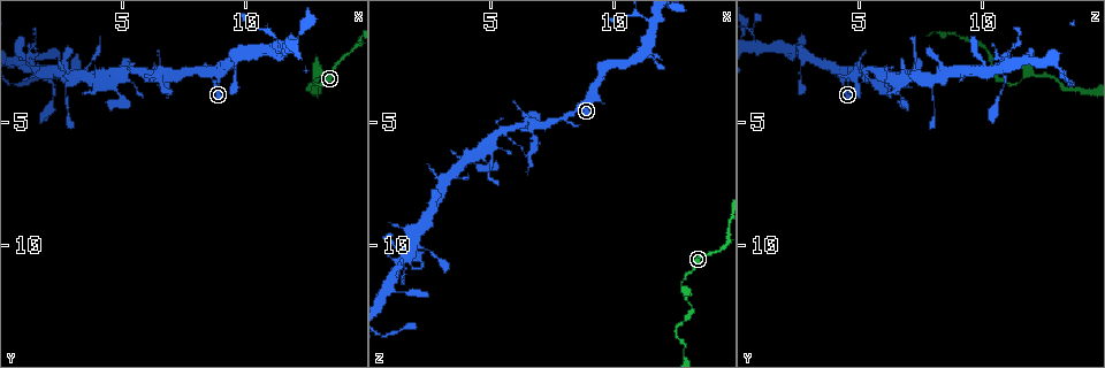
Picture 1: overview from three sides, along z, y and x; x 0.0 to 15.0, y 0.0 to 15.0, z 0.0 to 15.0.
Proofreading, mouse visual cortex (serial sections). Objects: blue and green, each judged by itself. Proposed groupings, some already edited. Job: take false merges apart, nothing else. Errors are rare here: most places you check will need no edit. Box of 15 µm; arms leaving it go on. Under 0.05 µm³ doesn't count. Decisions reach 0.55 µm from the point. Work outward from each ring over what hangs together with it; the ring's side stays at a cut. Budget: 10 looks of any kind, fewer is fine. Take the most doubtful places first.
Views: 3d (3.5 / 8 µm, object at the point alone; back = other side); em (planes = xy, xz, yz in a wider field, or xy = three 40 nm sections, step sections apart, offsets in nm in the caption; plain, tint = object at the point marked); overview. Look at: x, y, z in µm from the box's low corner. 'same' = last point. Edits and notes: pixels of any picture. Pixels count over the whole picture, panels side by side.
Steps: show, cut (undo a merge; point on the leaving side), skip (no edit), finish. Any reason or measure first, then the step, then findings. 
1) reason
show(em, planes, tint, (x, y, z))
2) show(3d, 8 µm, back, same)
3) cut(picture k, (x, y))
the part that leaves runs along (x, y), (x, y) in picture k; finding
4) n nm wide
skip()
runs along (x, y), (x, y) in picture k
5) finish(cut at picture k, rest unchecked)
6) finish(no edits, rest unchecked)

abrupt turn
show(3d, 3.5 µm, (12.9, 3.2, 11.7))

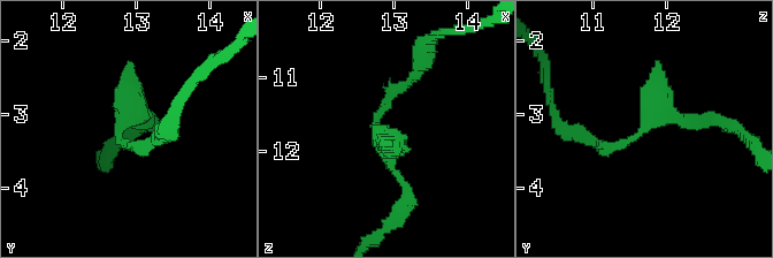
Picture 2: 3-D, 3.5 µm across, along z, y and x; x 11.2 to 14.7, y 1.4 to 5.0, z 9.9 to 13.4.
need the tissue
show(em, xy, step 1, tint, (12.80, 3.30, 11.60))

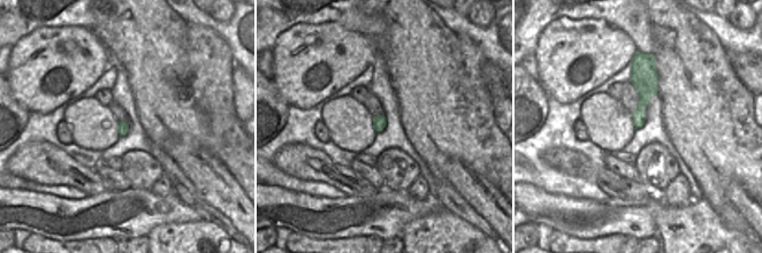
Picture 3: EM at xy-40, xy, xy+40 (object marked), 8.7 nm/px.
120 nm wide
skip()
runs along (420, 67), (379, 114), (403, 184) in picture 2; all the same cell

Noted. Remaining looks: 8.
side arm on a straight run
show(3d, 3.5 µm, (6.7, 3.1, 5.2))

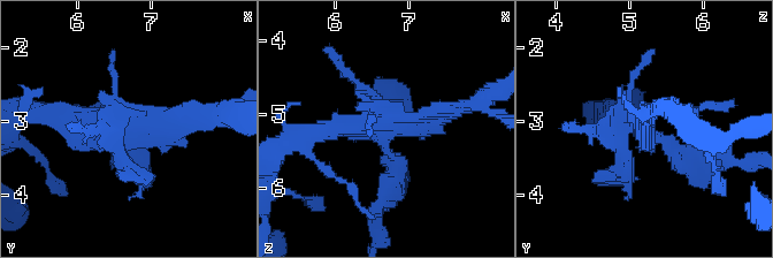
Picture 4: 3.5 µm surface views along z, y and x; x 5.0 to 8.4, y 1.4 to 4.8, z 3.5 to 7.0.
show(em, planes, tint, (6.75, 3.00, 5.15))

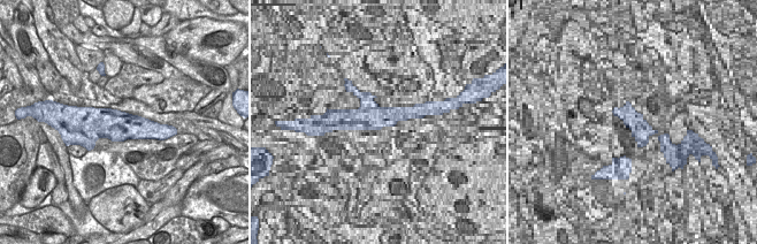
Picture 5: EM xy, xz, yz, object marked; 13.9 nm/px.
420 nm wide
skip()
runs along (464, 106), (315, 133) in picture 4; one cell here

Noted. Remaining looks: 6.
sharp bend
show(3d, 8 µm, (1.4, 2.0, 11.3))

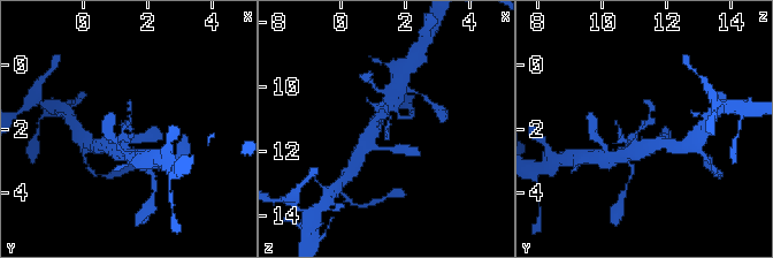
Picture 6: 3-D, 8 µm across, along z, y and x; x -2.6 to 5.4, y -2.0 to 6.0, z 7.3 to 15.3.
shape alone is not enough
show(em, xy, step 1, tint, (1.5, 2.0, 11.2))

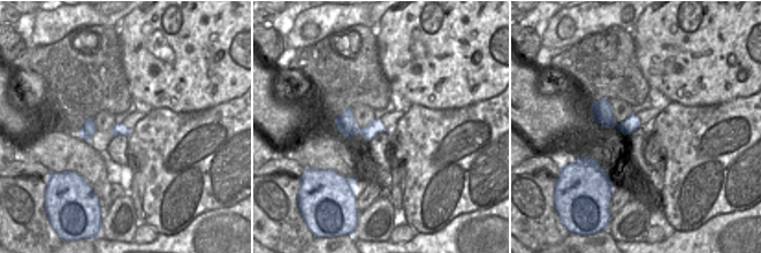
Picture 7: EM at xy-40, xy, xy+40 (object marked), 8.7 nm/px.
130 nm wide
cut(picture 6, (376, 106))
the part that leaves runs along (385, 126), (385, 108), (368, 100) in picture 6; a second cell is stuck on

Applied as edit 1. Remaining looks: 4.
show(overview)

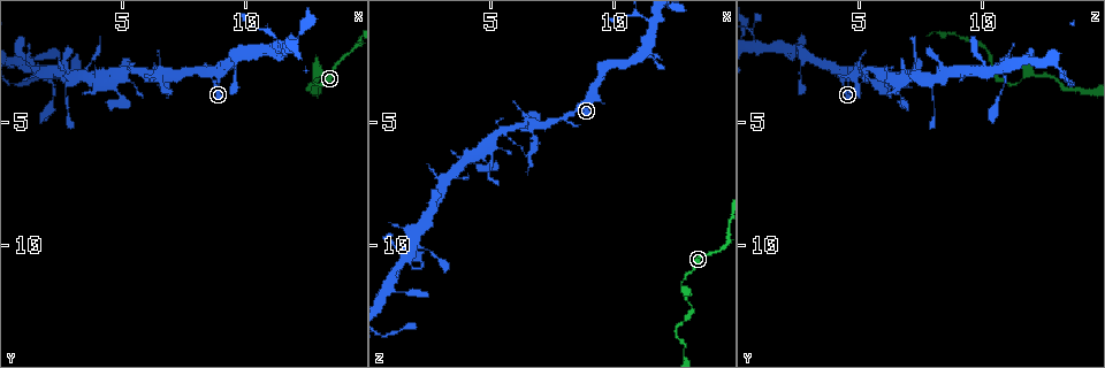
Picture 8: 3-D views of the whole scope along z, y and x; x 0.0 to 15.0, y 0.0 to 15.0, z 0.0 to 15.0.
sharp bend
show(3d, 3.5 µm, (4.8, 3.7, 6.6))

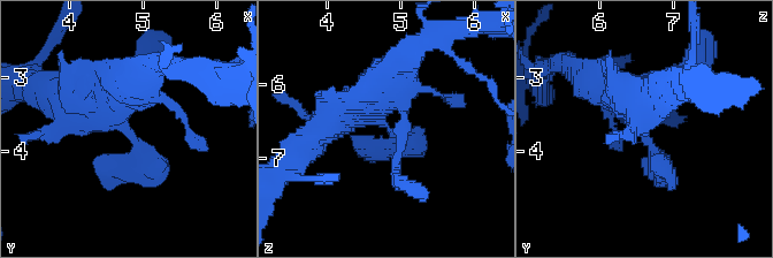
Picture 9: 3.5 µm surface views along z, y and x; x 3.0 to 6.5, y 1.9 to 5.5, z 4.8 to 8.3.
shape alone is not enough
show(em, xy, step 5, tint, (4.80, 3.80, 6.60))

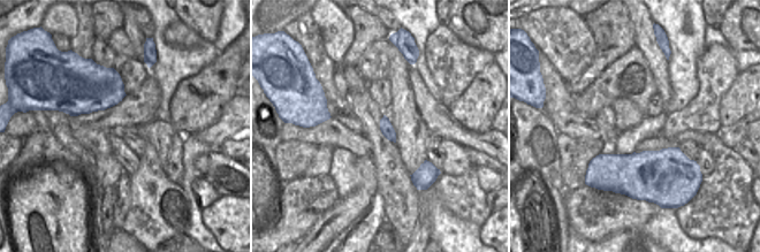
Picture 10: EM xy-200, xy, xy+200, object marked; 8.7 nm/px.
show(em, planes, tint, same)

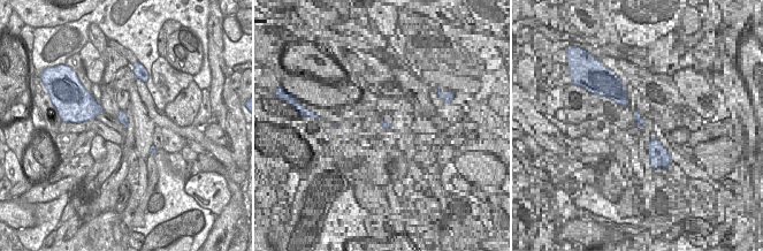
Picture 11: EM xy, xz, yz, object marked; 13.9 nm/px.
skip()
runs along (601, 84), (660, 158), (663, 169), (653, 166) in picture 9; one cell here

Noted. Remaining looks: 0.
finish(cut at picture 6, rest unchecked)

